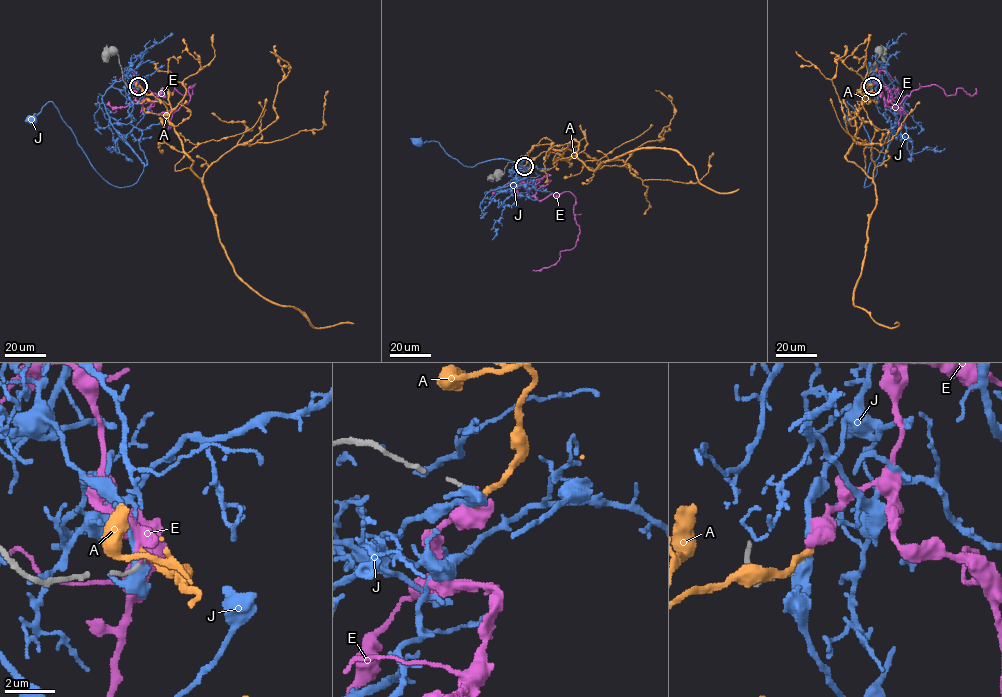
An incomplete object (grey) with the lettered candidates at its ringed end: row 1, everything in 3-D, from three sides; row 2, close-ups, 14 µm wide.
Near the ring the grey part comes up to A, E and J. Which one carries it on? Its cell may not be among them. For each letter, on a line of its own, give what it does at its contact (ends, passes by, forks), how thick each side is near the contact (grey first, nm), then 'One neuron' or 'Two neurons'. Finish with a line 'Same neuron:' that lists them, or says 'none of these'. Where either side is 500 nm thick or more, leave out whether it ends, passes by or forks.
A: It ends there. Thickness 170 nm (grey) against 300 nm. Two neurons
E: It ends there. Thickness 180 nm (grey) against 180 nm. Two neurons
J: It forks there. Thickness 190 nm (grey) against 380 nm. Two neurons
Same neuron: none of these

